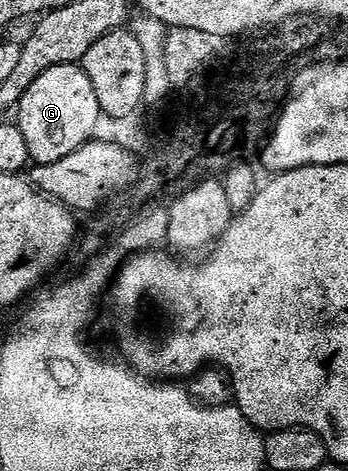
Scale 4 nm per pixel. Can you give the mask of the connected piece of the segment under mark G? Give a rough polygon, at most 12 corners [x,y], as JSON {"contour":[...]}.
{"contour":[[79,64],[45,70],[19,99],[36,165],[96,135],[99,95]]}

